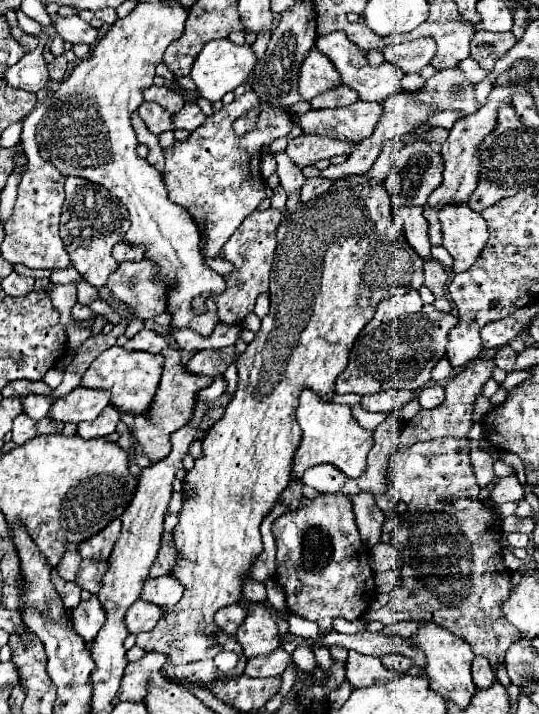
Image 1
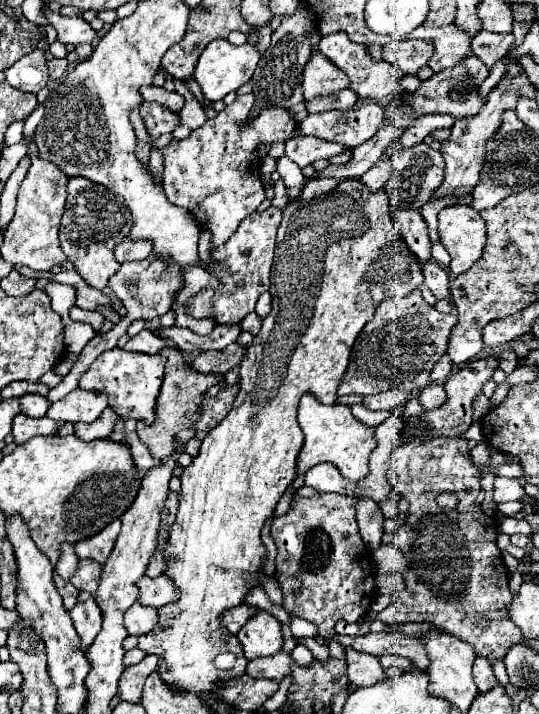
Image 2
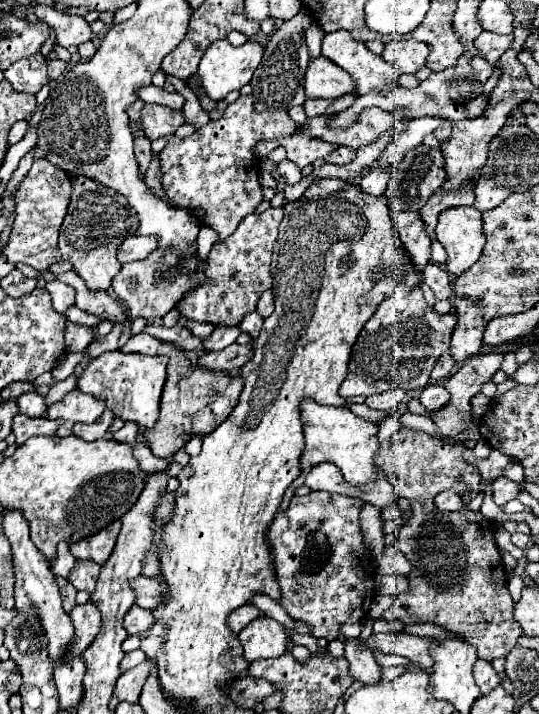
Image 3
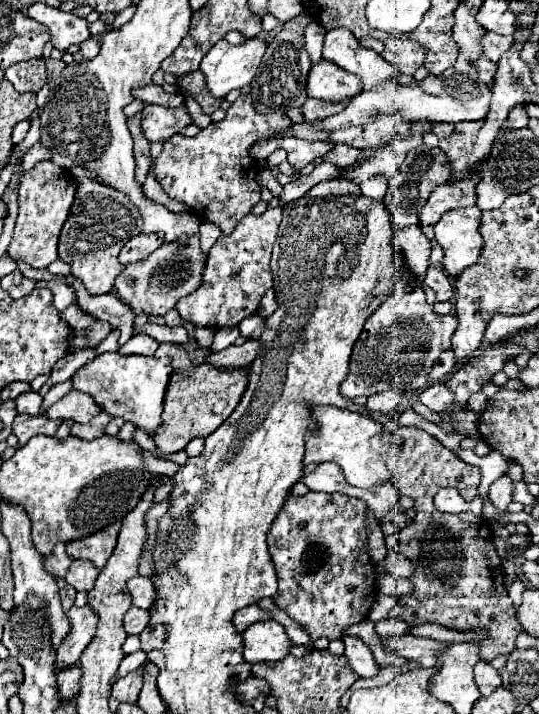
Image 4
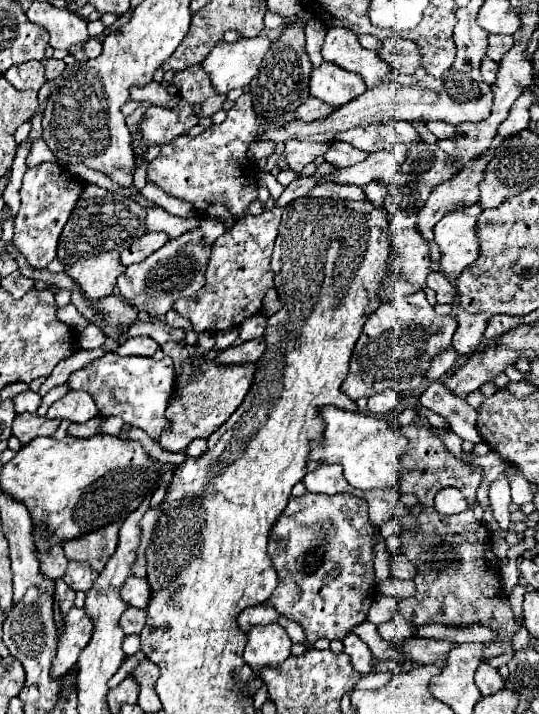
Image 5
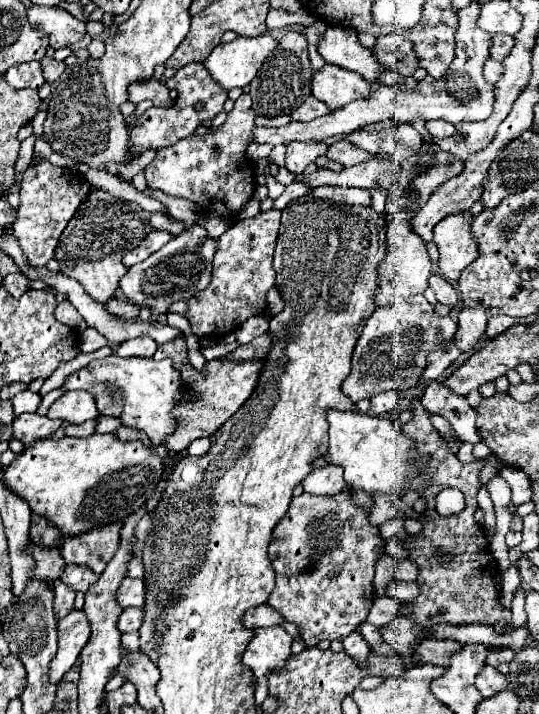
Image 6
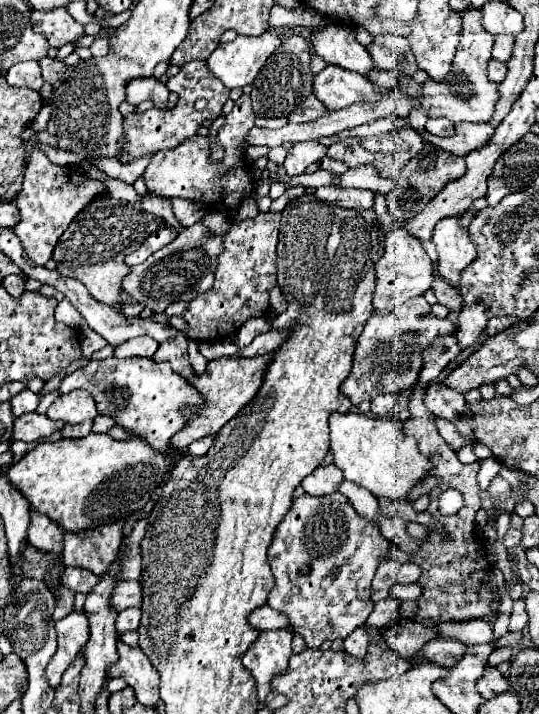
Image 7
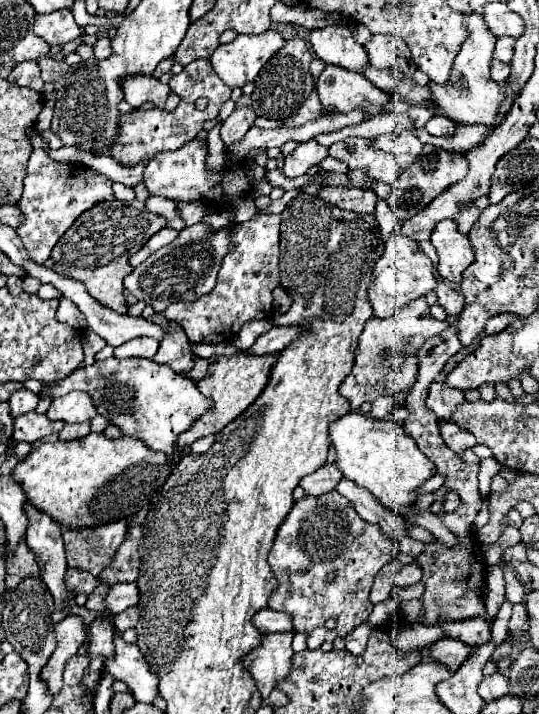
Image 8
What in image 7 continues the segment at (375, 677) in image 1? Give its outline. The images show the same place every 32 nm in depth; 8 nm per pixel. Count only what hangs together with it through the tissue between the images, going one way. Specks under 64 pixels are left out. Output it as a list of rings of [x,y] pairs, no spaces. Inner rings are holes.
[[[356,628],[350,636],[344,638],[344,650],[356,658],[364,658],[366,654],[366,648],[368,648],[368,632],[366,628]]]

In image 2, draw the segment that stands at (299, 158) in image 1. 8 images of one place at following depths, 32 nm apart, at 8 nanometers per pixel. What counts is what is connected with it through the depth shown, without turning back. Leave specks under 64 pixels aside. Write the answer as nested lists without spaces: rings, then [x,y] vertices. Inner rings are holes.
[[[292,136],[284,144],[286,144],[286,156],[294,160],[300,168],[312,164],[314,160],[336,156],[344,148],[342,144],[326,142],[326,140],[312,138],[312,136]]]

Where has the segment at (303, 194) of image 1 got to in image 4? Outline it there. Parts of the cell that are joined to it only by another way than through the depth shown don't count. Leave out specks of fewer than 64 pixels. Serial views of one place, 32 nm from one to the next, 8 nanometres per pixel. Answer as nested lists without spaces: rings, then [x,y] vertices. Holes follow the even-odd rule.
[[[324,180],[320,184],[316,184],[306,196],[340,196],[340,194],[350,194],[350,196],[362,196],[360,188],[354,182],[348,180]]]

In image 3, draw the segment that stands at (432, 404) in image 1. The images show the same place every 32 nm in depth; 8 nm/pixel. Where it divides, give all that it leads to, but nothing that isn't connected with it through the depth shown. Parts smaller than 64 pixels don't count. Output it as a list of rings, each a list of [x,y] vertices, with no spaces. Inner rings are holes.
[[[430,384],[428,388],[422,390],[420,402],[422,402],[430,412],[436,412],[436,410],[444,408],[444,404],[448,404],[448,390],[446,390],[442,384]]]

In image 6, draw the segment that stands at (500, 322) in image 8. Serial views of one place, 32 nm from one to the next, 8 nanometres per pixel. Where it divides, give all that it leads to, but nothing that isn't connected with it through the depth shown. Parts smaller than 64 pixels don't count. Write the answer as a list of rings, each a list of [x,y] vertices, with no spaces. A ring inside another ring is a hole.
[[[494,316],[494,318],[490,318],[490,320],[488,320],[486,336],[488,336],[488,338],[494,338],[494,336],[498,336],[500,332],[508,330],[512,324],[516,324],[516,320],[514,320],[514,318],[510,318],[510,316]]]

